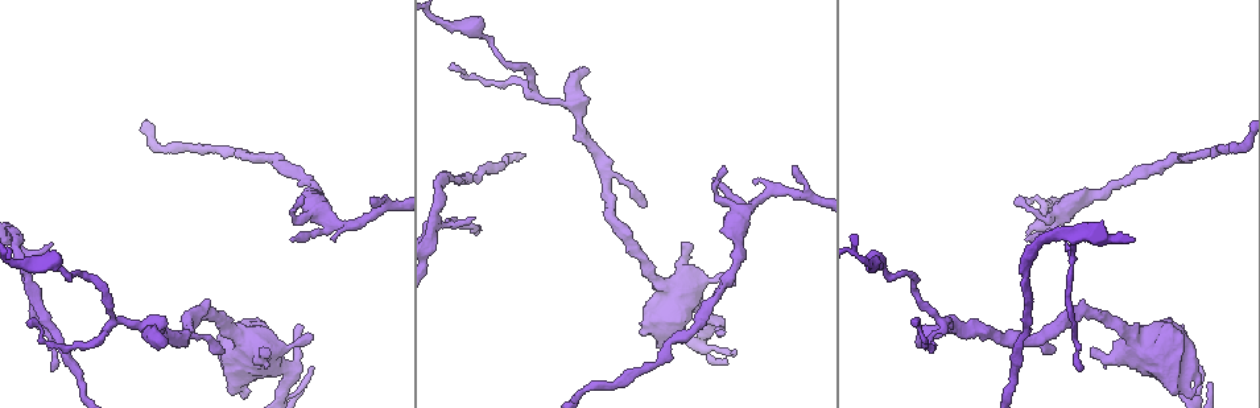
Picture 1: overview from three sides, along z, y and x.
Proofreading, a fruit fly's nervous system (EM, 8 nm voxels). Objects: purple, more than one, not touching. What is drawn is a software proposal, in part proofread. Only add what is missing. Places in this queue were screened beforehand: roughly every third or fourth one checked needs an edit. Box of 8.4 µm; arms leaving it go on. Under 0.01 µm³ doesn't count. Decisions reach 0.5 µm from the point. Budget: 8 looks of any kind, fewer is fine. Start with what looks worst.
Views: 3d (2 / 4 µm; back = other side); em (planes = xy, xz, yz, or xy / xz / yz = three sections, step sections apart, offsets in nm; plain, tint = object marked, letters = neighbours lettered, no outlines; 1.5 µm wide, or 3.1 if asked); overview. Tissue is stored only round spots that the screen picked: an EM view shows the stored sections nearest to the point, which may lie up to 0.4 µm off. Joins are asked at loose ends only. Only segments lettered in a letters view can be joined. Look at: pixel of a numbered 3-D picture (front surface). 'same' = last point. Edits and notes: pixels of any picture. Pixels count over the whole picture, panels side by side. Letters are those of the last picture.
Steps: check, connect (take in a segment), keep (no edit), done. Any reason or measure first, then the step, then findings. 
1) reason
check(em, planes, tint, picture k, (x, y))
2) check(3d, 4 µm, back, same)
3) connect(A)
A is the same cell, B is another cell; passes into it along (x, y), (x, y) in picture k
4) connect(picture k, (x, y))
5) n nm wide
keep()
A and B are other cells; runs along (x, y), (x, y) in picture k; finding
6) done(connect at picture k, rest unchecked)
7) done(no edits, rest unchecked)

branch stops here
check(3d, 2 µm, picture 1, (165, 342))

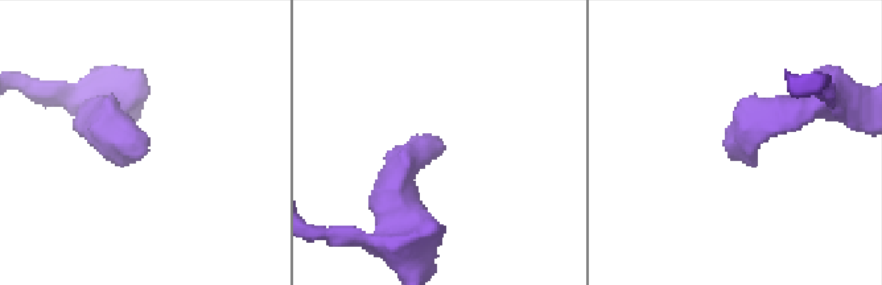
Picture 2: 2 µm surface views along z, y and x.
check(em, planes, letters, picture 2, (144, 149))

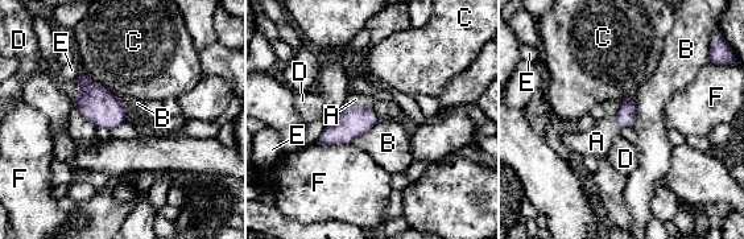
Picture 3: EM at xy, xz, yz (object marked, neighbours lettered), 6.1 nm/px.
connect(A)
A is the same cell, B, C, D, E and F are other cells; passes into it along (352, 122), (359, 107), (355, 99) in picture 3; it goes on there

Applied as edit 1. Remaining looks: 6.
thin end
check(em, xy, step 8, tint, picture 1, (1019, 196))

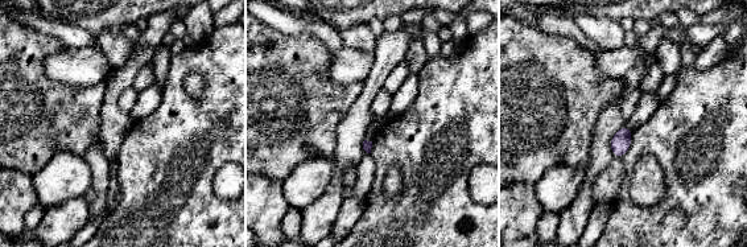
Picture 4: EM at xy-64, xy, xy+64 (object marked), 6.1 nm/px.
another direction
check(em, yz, step 4, letters, same)

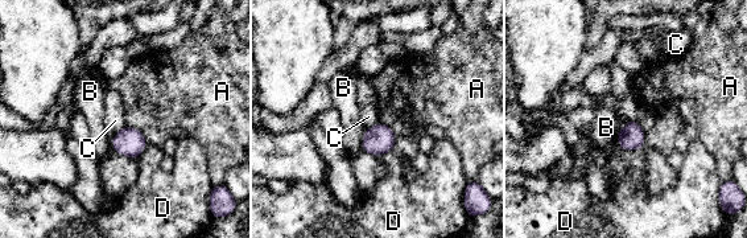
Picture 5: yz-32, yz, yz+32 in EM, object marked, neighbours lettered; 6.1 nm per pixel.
150 nm wide
keep()
A, B, C and D are other cells; border along (126, 124), (111, 142), (116, 152) in picture 5; none of them fits

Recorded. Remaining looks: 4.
thin end
check(em, planes, letters, picture 1, (1081, 368))

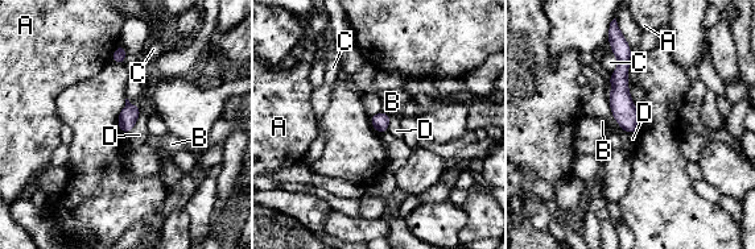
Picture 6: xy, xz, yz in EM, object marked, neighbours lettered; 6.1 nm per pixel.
keep()
A, B, C and D are other cells; border along (141, 108), (136, 123), (123, 135) in picture 6; none of them fits

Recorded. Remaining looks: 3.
done(connect at picture 3, rest unchecked)

